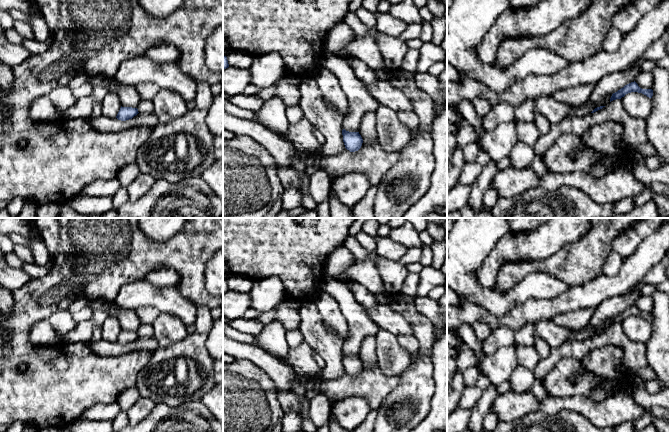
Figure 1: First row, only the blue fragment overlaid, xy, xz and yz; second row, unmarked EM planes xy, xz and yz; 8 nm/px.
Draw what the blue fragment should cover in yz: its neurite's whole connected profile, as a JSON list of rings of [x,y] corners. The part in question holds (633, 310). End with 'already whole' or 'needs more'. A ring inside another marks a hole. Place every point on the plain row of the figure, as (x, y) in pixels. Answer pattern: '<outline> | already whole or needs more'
[[[634,305],[631,306],[627,309],[625,309],[623,312],[618,314],[617,316],[613,317],[610,326],[616,323],[621,323],[624,321],[626,318],[631,317],[631,316],[638,316],[646,319],[649,322],[652,322],[653,320],[653,314],[652,313],[642,313],[638,310],[638,308]]] | already whole

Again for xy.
[[[122,331],[120,332],[116,342],[121,345],[126,345],[129,343],[132,343],[134,340],[138,338],[138,333],[137,332],[132,332],[132,331]]] | already whole

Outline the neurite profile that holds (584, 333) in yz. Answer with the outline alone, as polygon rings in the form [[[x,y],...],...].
[[[613,317],[607,318],[601,325],[598,327],[591,329],[591,328],[583,328],[578,331],[572,331],[572,334],[568,341],[574,341],[574,340],[584,340],[586,338],[591,337],[595,332],[600,330],[606,330],[608,327],[610,327],[610,322]]]

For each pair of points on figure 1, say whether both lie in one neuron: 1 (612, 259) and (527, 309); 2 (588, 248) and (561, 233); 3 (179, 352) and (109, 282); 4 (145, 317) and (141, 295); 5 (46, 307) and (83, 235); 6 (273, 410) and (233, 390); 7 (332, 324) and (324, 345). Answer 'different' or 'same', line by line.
1: different
2: different
3: different
4: different
5: same
6: same
7: different

